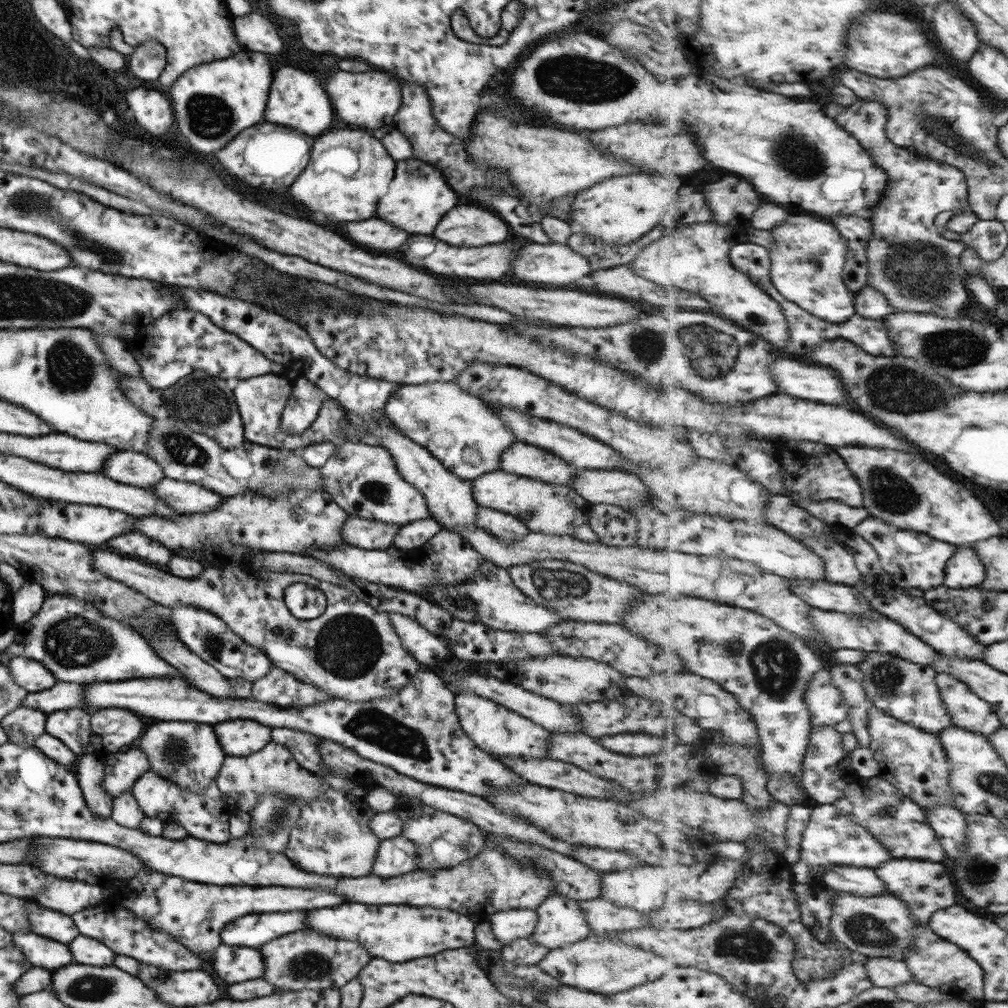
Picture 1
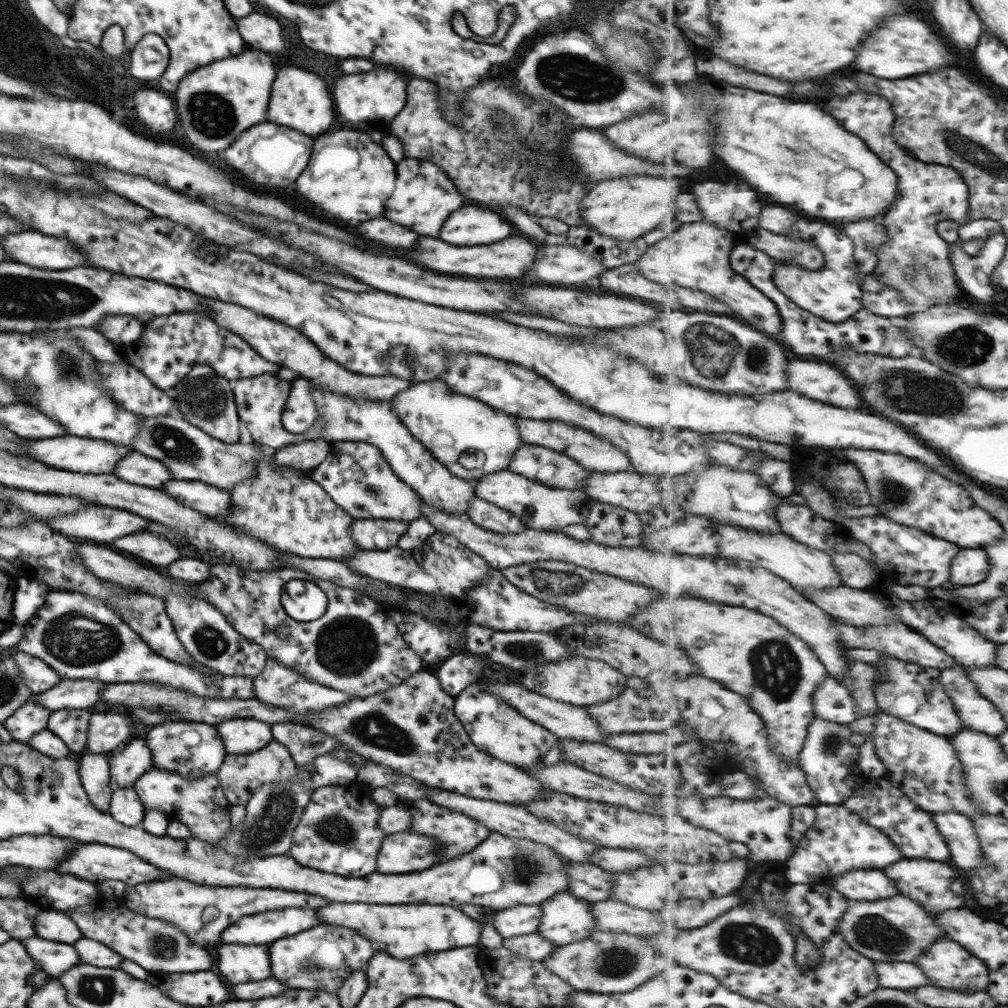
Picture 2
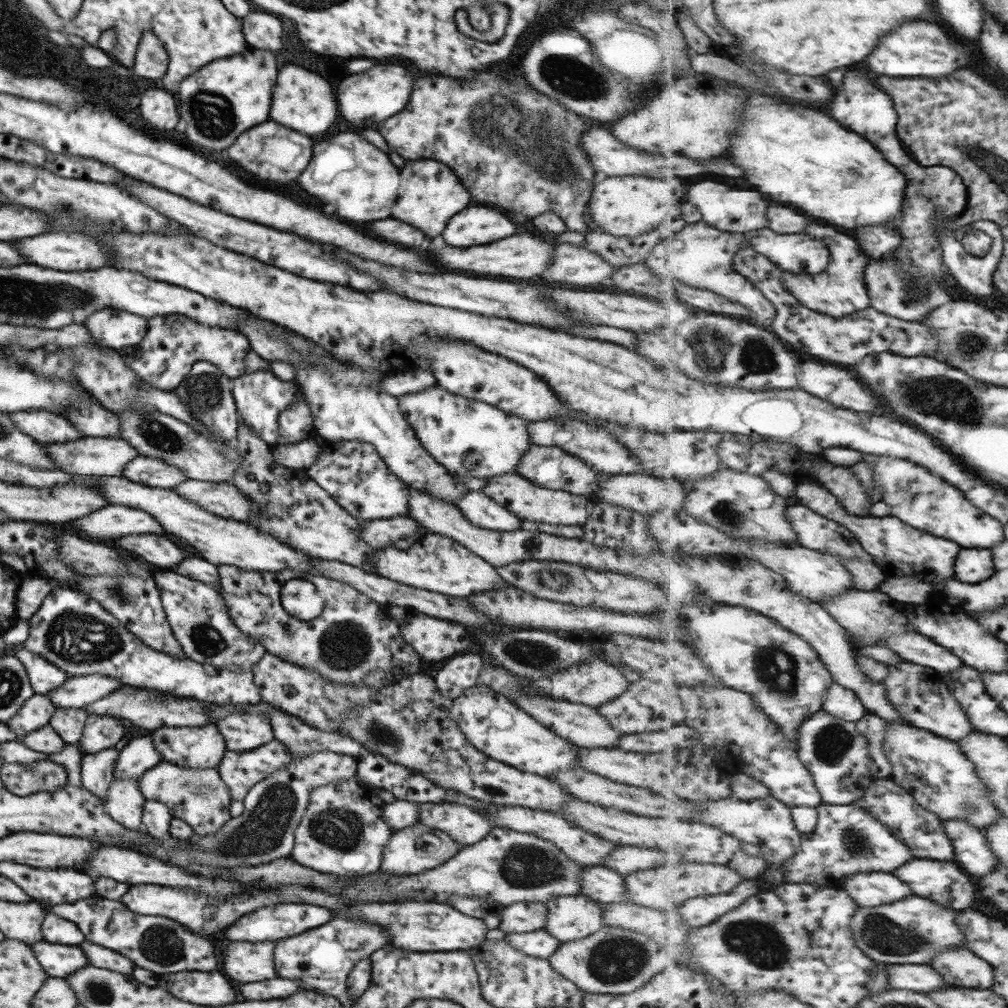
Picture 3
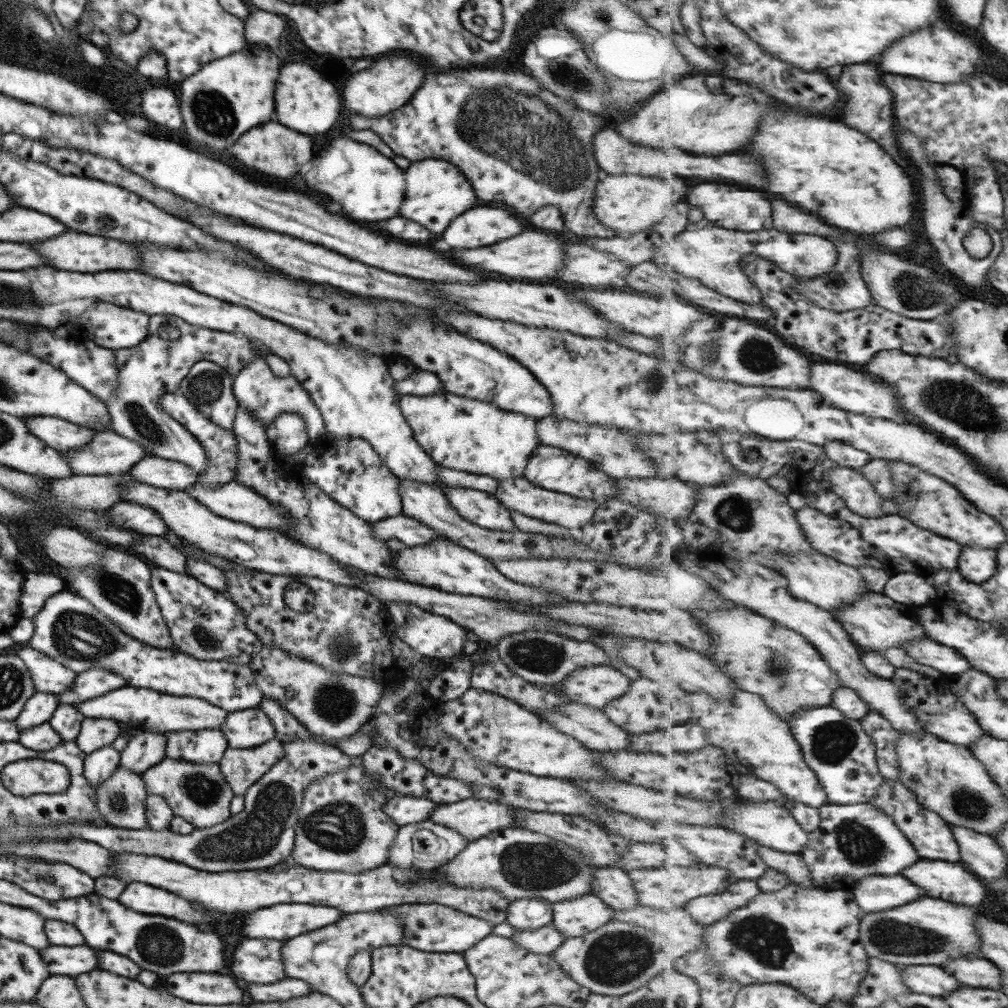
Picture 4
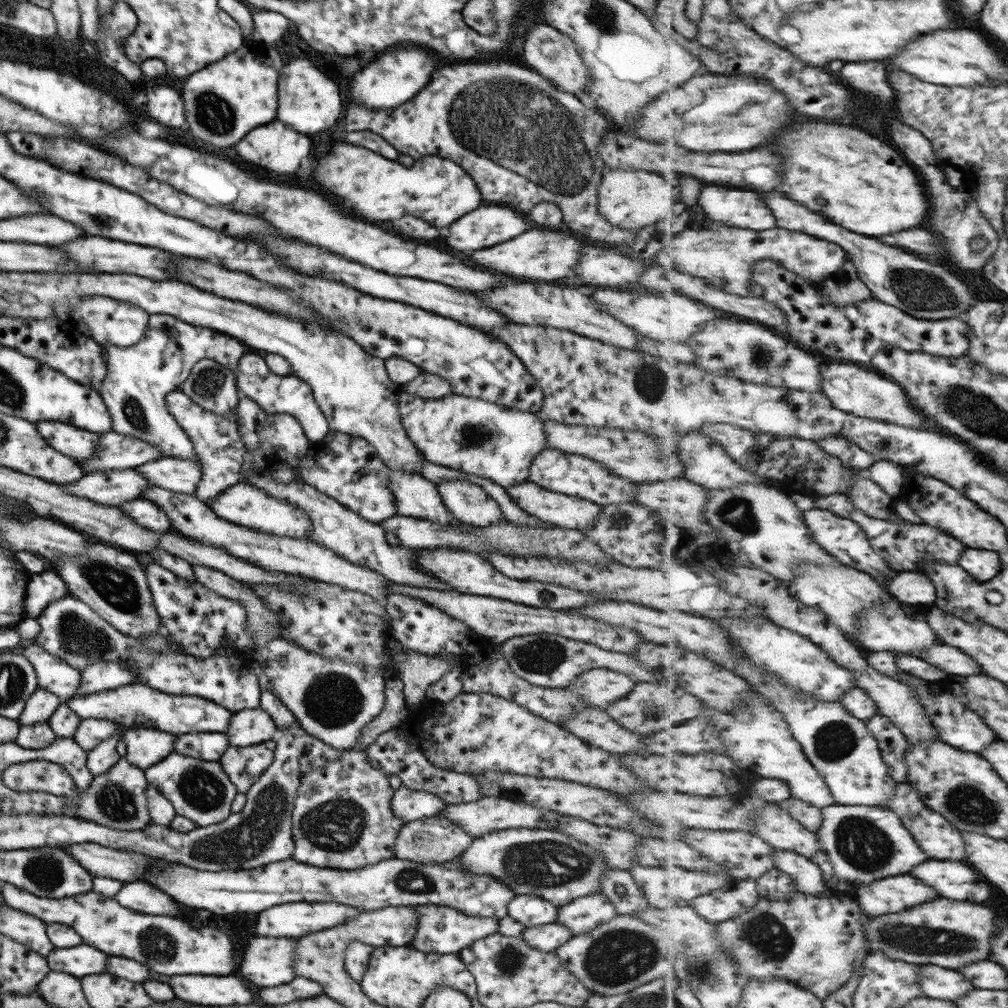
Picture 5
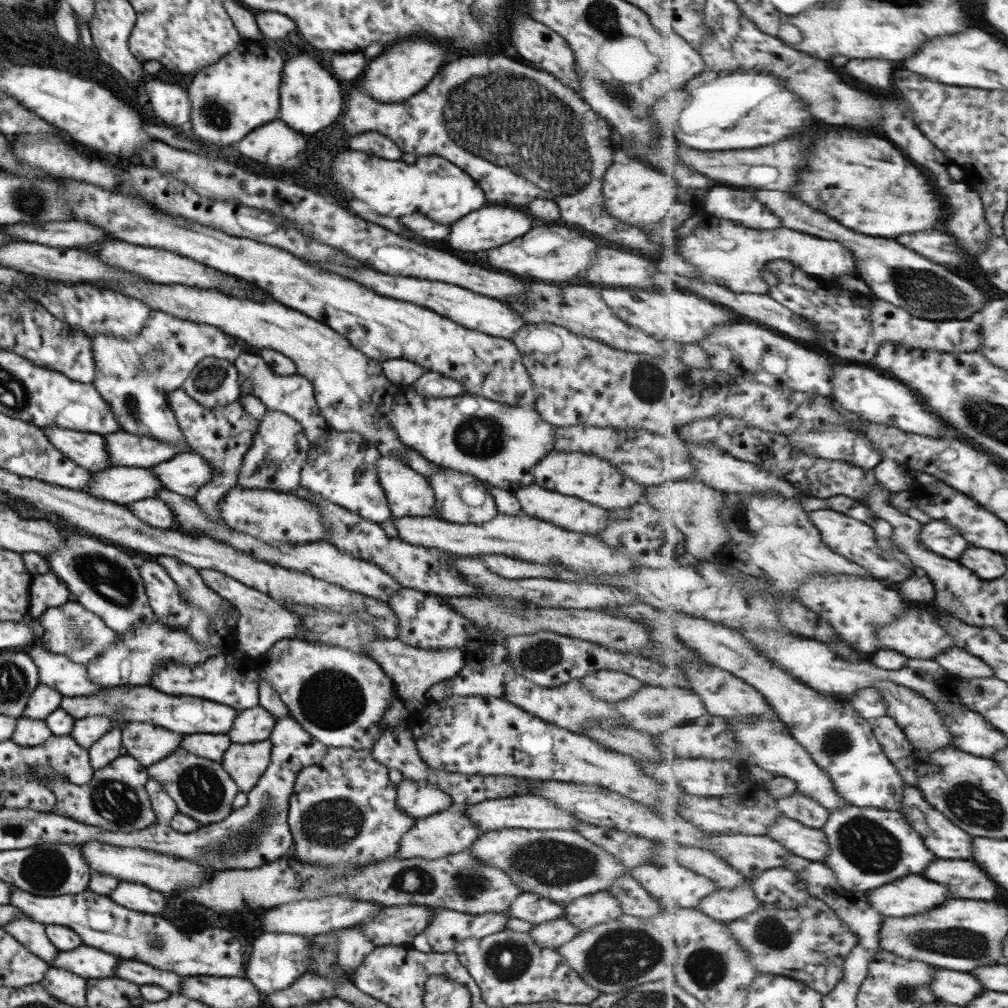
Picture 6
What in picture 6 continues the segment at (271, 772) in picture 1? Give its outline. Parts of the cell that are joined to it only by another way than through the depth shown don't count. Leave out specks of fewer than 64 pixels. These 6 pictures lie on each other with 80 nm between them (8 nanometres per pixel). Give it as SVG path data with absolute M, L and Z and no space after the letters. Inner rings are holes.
M269 739L227 747L219 764L237 786L238 792L247 794L253 789L269 765L271 747Z

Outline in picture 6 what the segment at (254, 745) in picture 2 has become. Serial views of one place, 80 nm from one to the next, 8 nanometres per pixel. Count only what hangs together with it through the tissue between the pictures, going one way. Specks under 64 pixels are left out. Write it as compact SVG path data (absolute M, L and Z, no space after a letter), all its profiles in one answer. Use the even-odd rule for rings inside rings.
M257 705L240 710L235 715L231 730L226 732L230 742L259 742L267 740L276 719L269 711Z

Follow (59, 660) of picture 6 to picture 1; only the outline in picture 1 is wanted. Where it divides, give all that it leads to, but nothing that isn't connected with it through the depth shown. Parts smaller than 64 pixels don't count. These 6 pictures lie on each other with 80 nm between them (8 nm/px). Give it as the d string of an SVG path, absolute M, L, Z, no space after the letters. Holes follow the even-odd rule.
M22 656L11 657L7 664L11 678L28 693L47 690L55 684L55 678L40 662Z

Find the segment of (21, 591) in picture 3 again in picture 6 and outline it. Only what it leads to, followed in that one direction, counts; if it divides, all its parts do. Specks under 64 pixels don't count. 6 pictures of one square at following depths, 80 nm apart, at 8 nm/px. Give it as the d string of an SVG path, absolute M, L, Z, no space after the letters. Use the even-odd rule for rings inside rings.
M49 572L42 575L34 575L29 588L29 616L39 616L46 608L56 607L65 601L72 599L67 587Z

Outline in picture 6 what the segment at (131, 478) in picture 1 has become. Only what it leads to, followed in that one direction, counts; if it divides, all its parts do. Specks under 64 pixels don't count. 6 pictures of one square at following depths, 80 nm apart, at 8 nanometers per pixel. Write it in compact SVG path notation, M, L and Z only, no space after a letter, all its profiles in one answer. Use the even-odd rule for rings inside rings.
M191 452L172 456L167 462L161 462L159 466L147 470L161 482L163 488L191 498L210 477L209 463Z

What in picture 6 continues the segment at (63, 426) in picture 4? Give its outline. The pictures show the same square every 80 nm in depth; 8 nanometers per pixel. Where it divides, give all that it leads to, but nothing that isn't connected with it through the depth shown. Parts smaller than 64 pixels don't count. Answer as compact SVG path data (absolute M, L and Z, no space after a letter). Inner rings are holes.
M43 428L42 433L61 454L85 470L97 472L107 468L107 452L101 435L63 428Z

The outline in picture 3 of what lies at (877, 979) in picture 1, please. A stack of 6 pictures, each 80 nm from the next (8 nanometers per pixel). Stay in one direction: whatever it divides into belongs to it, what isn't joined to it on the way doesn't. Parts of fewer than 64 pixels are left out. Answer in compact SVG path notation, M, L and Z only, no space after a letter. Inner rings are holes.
M930 964L888 965L888 977L893 989L928 994L937 989L952 988Z

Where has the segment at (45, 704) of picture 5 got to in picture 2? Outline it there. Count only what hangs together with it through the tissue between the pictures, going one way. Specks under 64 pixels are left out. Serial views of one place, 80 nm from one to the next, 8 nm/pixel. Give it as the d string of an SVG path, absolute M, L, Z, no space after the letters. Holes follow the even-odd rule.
M23 704L11 716L5 718L2 725L5 726L5 730L11 730L9 736L13 741L27 744L31 736L46 728L49 713L50 710L40 704Z

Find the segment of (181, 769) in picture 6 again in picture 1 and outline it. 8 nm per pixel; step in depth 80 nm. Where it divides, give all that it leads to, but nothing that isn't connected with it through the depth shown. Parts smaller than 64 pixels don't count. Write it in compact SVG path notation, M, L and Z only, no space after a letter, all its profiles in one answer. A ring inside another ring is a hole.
M148 771L137 778L129 792L145 817L155 817L165 823L177 824L185 830L188 837L214 844L224 844L231 839L227 822L230 816L229 808L225 805L215 780L209 783L207 789L201 789L199 793L191 793Z

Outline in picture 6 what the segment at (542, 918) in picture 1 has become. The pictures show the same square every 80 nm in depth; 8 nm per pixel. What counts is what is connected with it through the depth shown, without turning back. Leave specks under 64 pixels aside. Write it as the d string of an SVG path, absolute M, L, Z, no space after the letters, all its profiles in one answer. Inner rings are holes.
M607 890L576 898L564 907L564 918L579 931L613 921L623 915L619 902Z

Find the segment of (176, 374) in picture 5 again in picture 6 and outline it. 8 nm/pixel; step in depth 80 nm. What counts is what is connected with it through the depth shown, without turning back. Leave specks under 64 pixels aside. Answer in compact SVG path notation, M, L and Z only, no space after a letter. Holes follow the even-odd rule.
M157 310L149 312L147 321L141 325L141 331L132 340L115 338L112 334L102 334L102 332L94 334L80 332L80 334L90 340L89 346L93 352L96 373L92 385L108 404L115 421L121 426L121 430L129 432L129 434L157 438L157 440L169 442L169 444L176 444L176 442L186 444L186 441L173 417L173 411L168 403L168 394L180 388L181 383L189 376L190 370L204 357L227 360L233 364L235 358L243 353L233 336L223 334L221 330L217 330L213 326L185 322L185 320L173 318L173 316L157 312Z

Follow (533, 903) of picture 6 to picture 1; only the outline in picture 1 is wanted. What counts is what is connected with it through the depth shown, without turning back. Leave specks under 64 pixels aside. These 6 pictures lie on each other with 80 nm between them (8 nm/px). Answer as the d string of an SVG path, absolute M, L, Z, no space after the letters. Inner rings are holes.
M512 909L494 913L487 921L495 940L508 945L518 938L530 936L537 922L537 914L534 910Z

